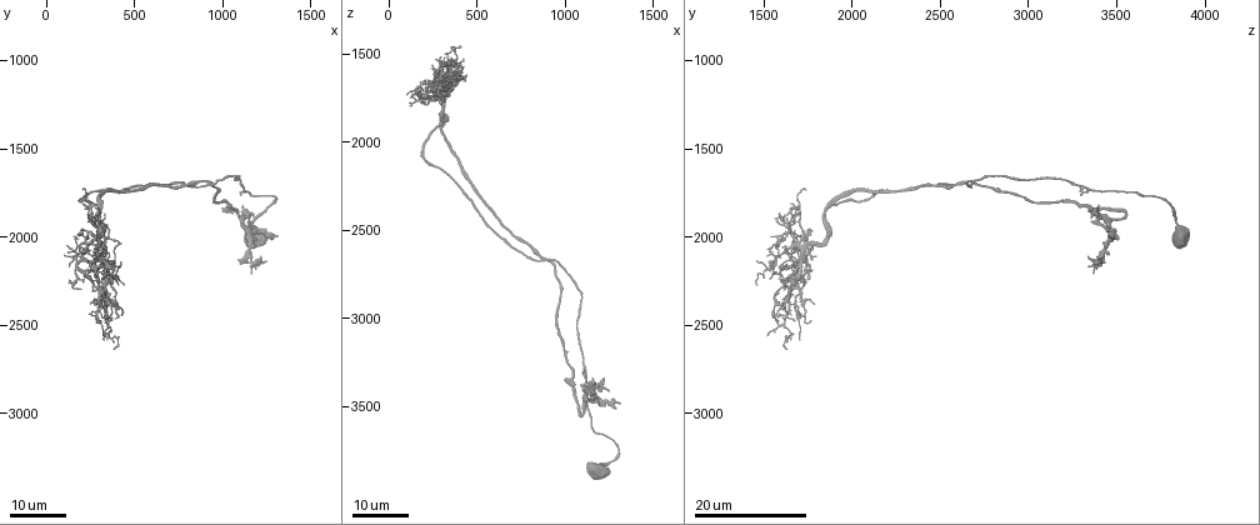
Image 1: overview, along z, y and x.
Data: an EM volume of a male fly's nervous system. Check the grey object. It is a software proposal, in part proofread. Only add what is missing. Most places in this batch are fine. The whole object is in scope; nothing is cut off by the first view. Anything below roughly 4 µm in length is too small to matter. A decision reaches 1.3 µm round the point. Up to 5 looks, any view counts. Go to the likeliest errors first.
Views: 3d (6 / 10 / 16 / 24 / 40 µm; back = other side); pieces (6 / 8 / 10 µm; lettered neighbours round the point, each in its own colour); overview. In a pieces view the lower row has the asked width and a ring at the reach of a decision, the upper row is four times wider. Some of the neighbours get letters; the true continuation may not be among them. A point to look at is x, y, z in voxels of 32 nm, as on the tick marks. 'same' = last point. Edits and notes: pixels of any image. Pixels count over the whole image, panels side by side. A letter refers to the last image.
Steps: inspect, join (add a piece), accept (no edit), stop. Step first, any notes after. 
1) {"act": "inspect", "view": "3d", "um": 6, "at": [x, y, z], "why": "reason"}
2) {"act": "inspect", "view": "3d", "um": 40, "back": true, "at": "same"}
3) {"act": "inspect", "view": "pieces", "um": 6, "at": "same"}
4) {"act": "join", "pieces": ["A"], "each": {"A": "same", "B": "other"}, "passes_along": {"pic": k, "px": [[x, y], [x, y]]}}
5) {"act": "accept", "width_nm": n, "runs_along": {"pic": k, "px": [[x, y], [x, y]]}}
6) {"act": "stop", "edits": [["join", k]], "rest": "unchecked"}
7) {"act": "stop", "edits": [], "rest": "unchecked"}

{"act": "inspect", "view": "3d", "um": 16, "at": [1240, 2140, 3400], "why": "end of a long branch"}

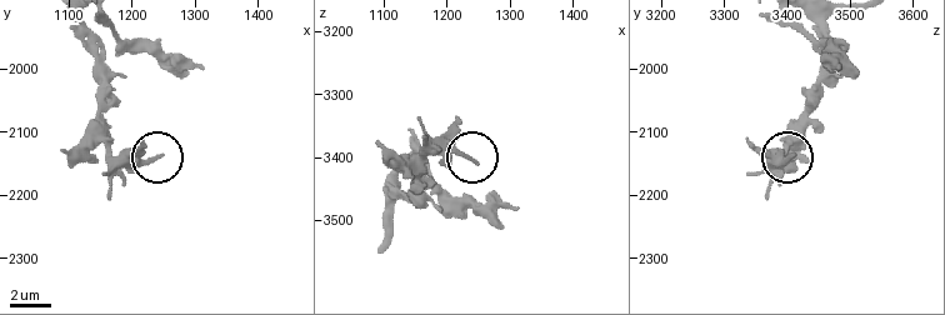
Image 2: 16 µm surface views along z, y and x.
{"act": "inspect", "view": "3d", "um": 10, "at": [1245, 2140, 3405]}

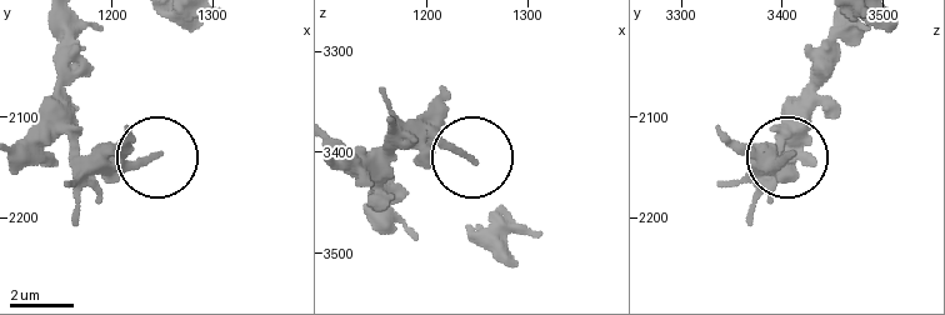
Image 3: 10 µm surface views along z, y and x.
{"act": "inspect", "view": "pieces", "um": 6, "at": [1244, 2138, 3404]}

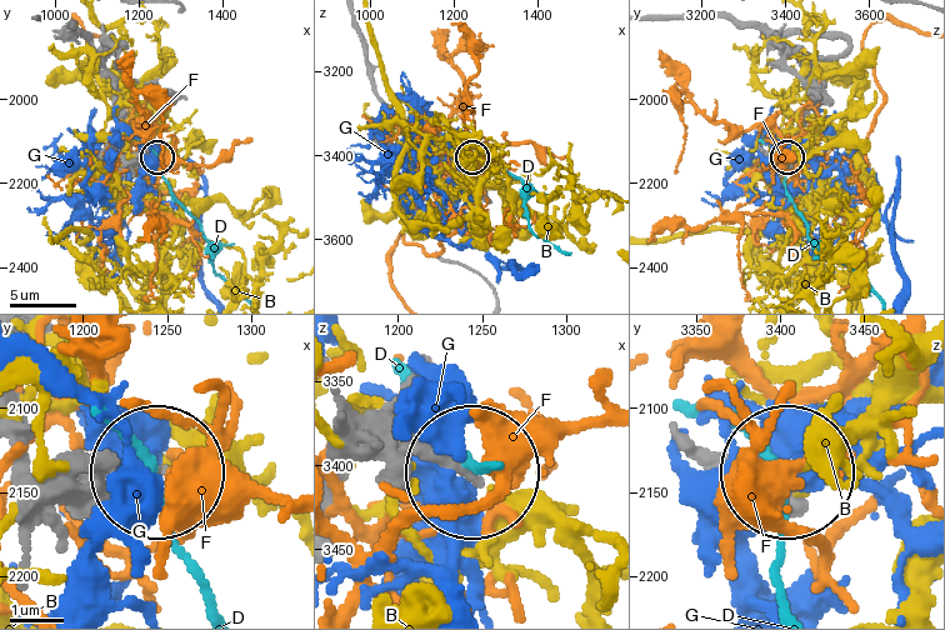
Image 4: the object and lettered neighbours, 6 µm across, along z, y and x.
{"act": "accept", "each": {"B": "other", "D": "other", "F": "other", "G": "other"}, "runs_along": {"pic": 4, "px": [[343, 461], [468, 471]]}, "found": "no lettered piece goes on from it"}

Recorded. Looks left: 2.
{"act": "inspect", "view": "3d", "um": 16, "at": [300, 2460, 1760], "why": "branch stops here"}

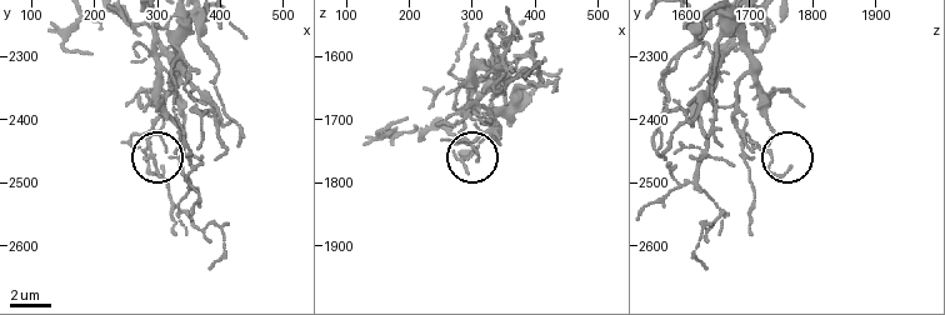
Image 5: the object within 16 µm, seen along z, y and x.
{"act": "inspect", "view": "pieces", "um": 6, "at": [310, 2470, 1770], "why": "what lies round it"}

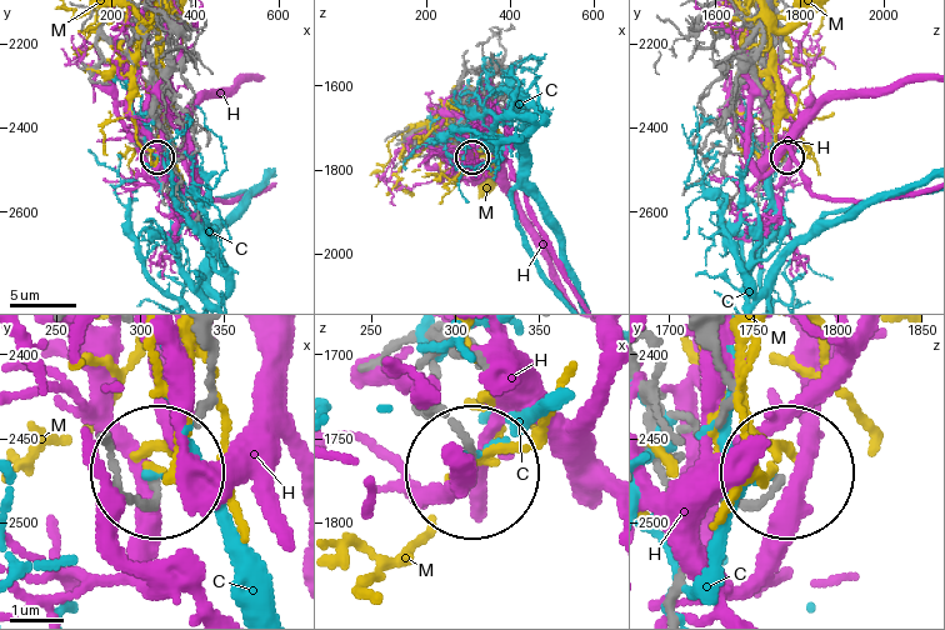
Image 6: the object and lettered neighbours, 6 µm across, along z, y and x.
{"act": "accept", "each": {"C": "other", "H": "other", "M": "other"}, "found": "no lettered piece goes on from it"}

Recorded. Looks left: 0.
{"act": "stop", "edits": [], "rest": "unchecked"}

